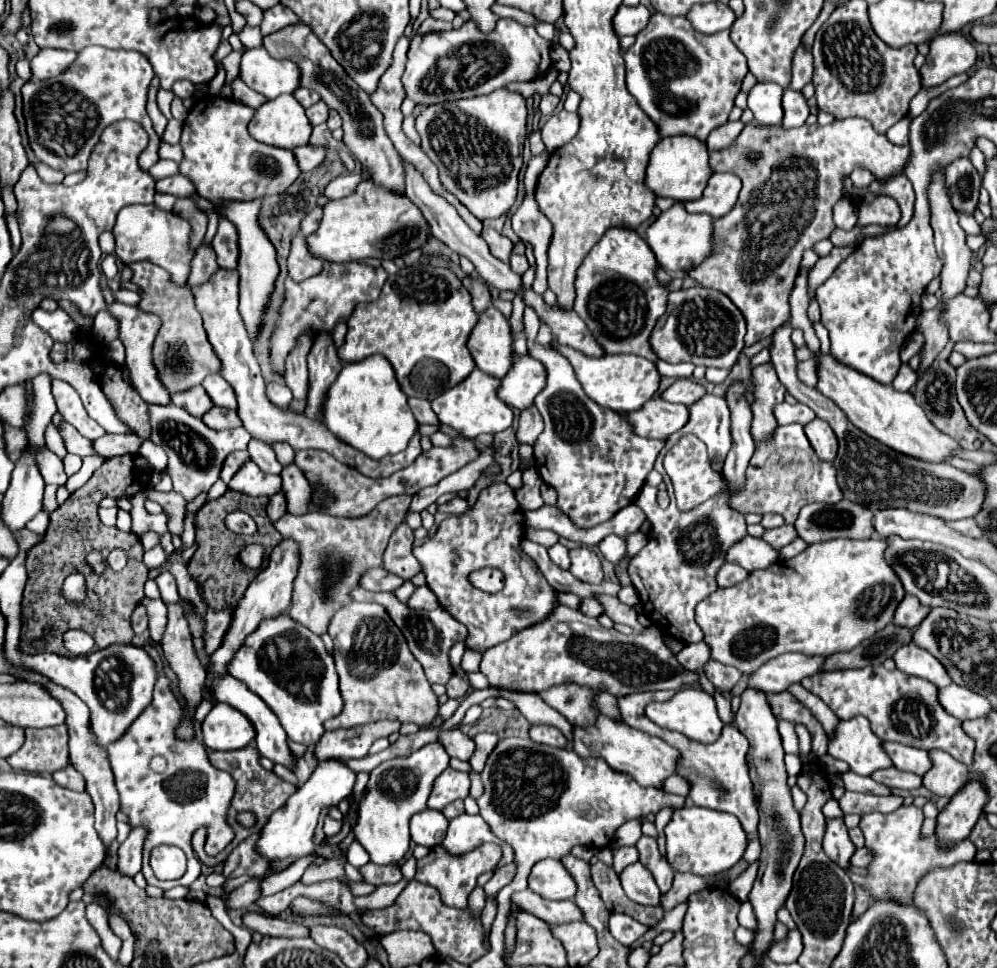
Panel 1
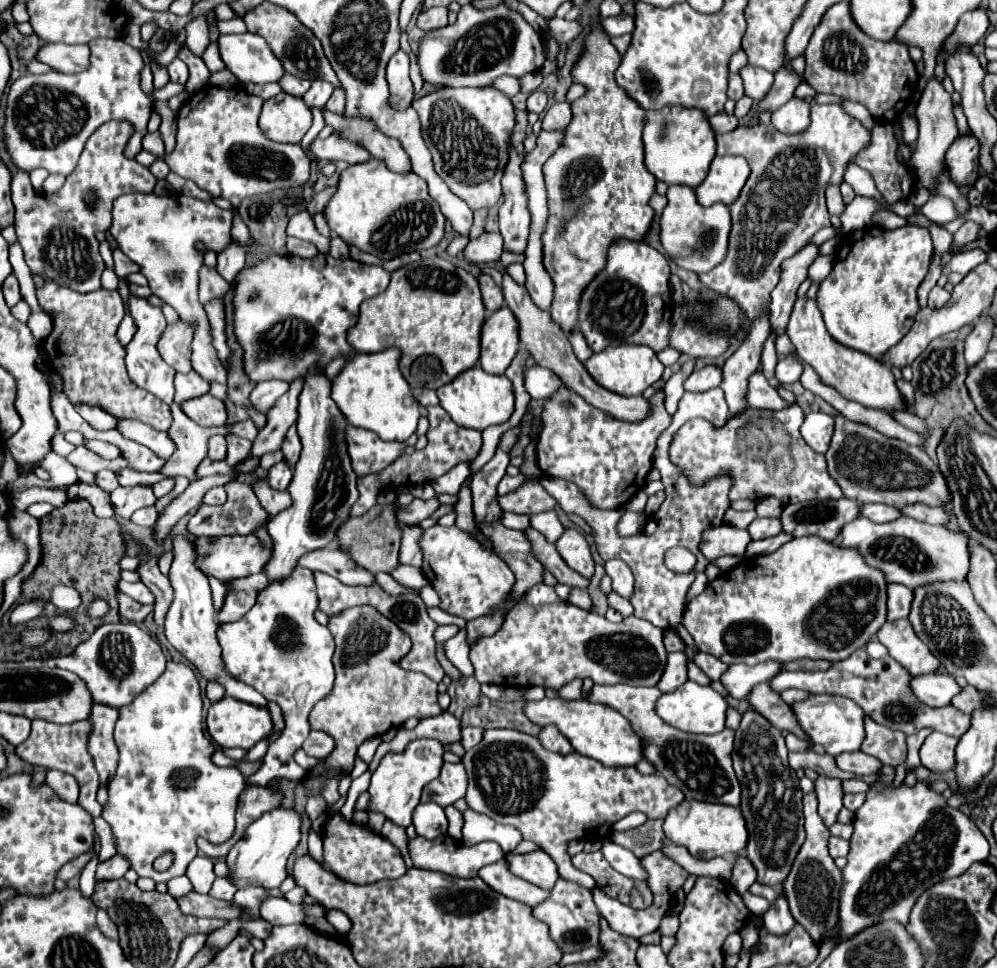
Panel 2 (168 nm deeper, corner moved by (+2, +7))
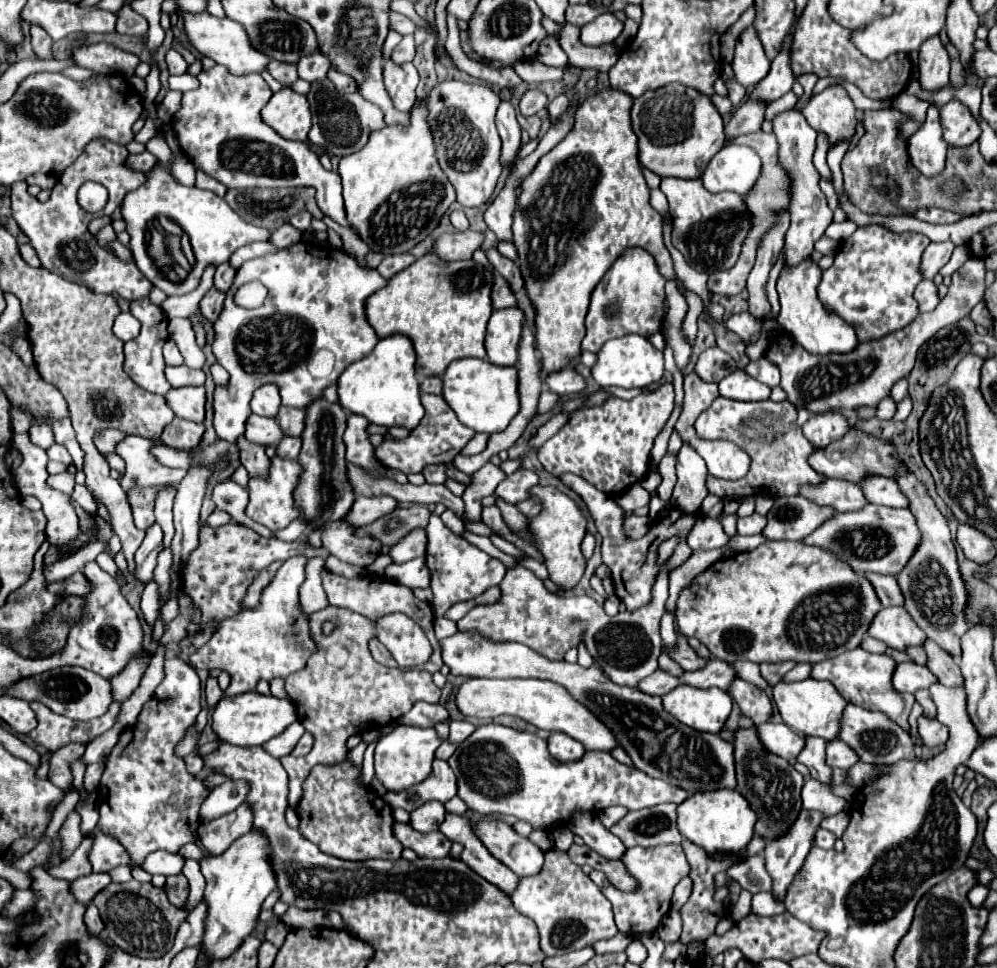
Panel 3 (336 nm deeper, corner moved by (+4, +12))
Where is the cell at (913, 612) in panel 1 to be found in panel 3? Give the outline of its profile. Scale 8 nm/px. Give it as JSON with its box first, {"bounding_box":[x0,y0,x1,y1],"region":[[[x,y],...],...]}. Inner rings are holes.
{"bounding_box":[866,572,904,606],"region":[[[866,572],[866,578],[874,584],[874,590],[878,592],[878,598],[884,606],[902,606],[904,596],[898,588],[898,582],[894,576],[874,576],[872,572]]]}

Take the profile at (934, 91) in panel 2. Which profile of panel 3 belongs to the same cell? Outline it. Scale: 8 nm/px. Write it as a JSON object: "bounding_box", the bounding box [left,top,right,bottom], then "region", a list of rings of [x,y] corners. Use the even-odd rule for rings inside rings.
{"bounding_box":[918,36,950,92],"region":[[[934,36],[934,40],[926,40],[926,44],[922,44],[918,70],[920,70],[920,86],[924,90],[938,92],[940,88],[948,86],[950,58],[938,36]]]}

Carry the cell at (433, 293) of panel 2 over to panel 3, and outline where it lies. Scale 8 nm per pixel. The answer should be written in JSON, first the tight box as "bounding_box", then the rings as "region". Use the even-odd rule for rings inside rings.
{"bounding_box":[366,254,492,376],"region":[[[426,254],[418,258],[406,270],[394,274],[384,288],[374,292],[366,300],[366,318],[368,324],[376,330],[378,338],[386,338],[392,334],[404,334],[412,340],[416,350],[416,374],[418,376],[442,376],[450,362],[462,358],[486,358],[484,352],[484,334],[486,322],[492,314],[490,302],[490,288],[492,288],[492,272],[484,266],[476,264],[474,260],[462,262],[448,262],[440,260],[436,254]]]}

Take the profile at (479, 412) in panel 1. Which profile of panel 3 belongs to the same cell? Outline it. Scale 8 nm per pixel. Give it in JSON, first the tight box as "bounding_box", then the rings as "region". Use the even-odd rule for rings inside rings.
{"bounding_box":[442,358,518,432],"region":[[[480,358],[456,360],[442,376],[442,396],[458,420],[476,432],[502,432],[518,414],[518,376],[514,366],[494,366]]]}

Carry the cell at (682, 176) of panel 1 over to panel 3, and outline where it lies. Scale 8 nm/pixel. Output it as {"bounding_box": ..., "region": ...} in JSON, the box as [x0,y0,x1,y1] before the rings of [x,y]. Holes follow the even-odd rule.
{"bounding_box":[632,84,724,178],"region":[[[668,84],[654,92],[646,92],[634,100],[632,126],[638,136],[640,162],[644,168],[658,176],[676,178],[700,178],[708,166],[708,160],[724,146],[724,120],[710,102],[694,88],[682,88],[680,84]]]}

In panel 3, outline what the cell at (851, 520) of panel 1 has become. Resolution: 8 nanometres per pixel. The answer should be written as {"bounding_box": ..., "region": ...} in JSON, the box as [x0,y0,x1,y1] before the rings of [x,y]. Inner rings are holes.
{"bounding_box":[762,496,834,540],"region":[[[782,496],[776,498],[768,512],[768,524],[762,534],[768,540],[804,540],[834,514],[834,508],[820,506],[804,496]]]}

